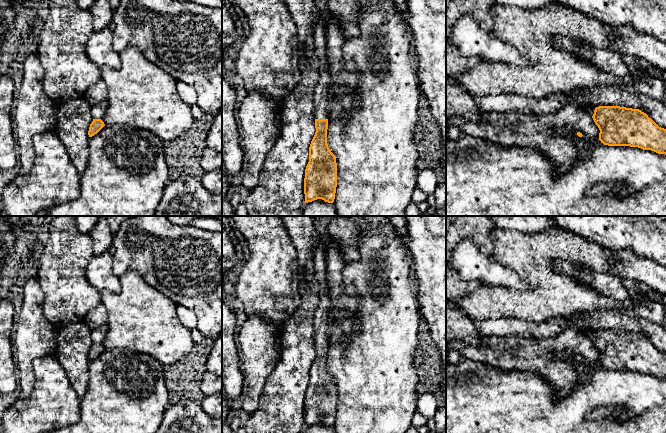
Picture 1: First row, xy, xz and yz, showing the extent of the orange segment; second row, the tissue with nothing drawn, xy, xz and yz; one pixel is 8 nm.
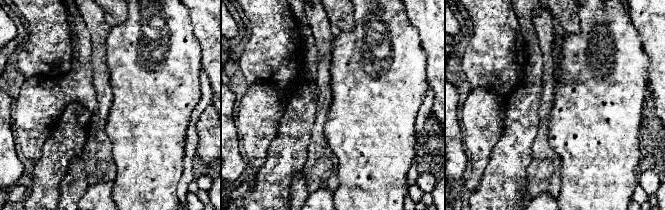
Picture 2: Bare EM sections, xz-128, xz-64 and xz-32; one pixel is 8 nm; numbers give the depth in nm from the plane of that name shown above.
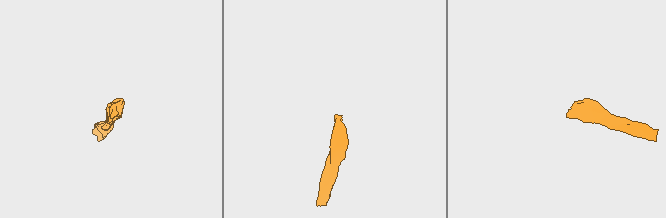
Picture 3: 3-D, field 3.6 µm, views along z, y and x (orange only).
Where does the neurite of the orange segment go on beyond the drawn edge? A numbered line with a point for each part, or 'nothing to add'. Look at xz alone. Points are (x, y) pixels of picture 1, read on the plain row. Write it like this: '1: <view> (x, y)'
1: xz (322, 328)

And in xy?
1: xy (97, 335)

